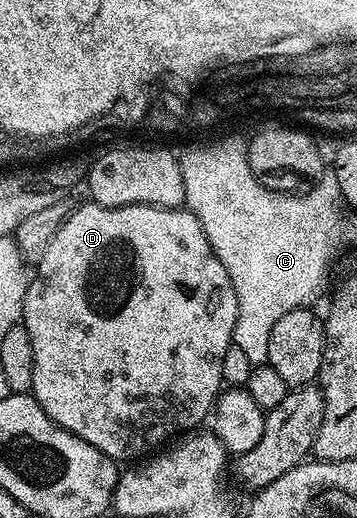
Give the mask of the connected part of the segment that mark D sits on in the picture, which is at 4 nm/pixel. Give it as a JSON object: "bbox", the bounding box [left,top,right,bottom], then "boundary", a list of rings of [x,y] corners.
{"bbox":[21,201,239,461],"boundary":[[[87,201],[84,207],[76,206],[59,226],[57,233],[49,241],[49,249],[45,249],[45,257],[41,257],[37,264],[36,271],[39,272],[36,275],[34,272],[27,285],[21,323],[27,328],[29,341],[33,341],[33,385],[30,394],[35,396],[41,409],[45,409],[45,413],[54,423],[89,441],[89,445],[101,449],[101,453],[111,459],[135,461],[154,452],[163,445],[158,443],[165,442],[170,435],[175,435],[178,431],[187,433],[198,428],[195,426],[212,414],[217,396],[224,386],[225,349],[233,345],[235,323],[238,322],[239,315],[238,301],[229,273],[225,273],[225,265],[221,265],[221,261],[215,256],[202,231],[202,225],[191,210],[145,207],[142,203],[132,203],[129,207],[102,207],[99,203]]]}

